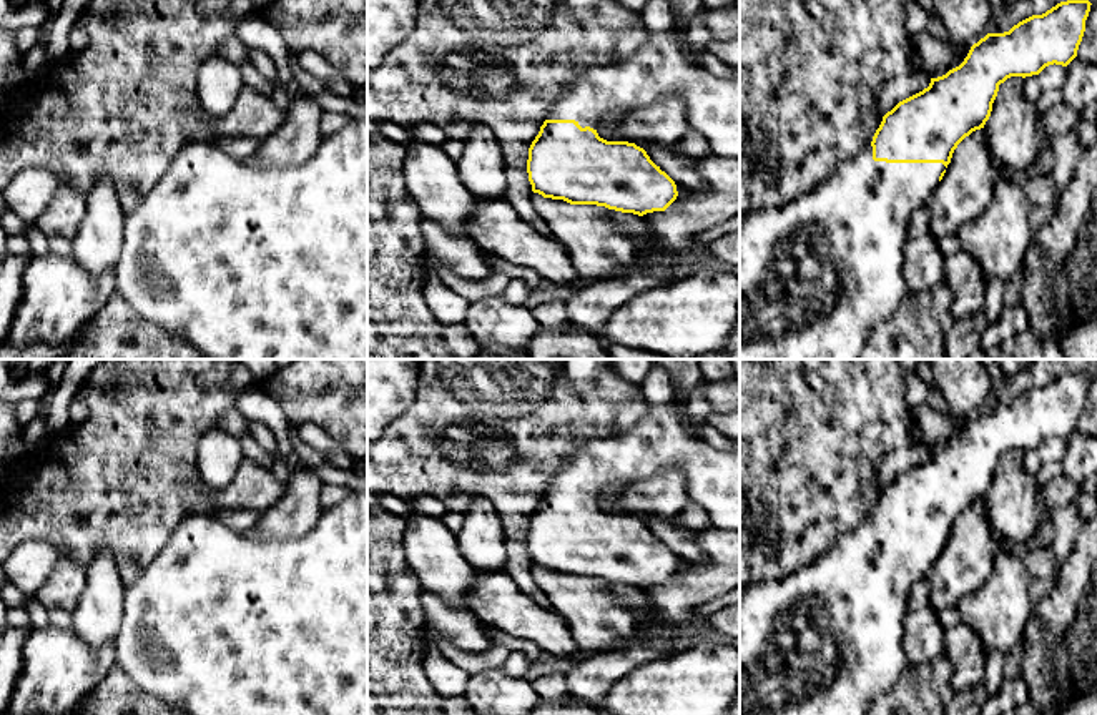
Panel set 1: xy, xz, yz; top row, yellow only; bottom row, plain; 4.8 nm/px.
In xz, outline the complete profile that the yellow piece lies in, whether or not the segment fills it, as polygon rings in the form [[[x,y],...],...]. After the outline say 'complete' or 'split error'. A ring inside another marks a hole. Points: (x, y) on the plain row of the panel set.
[[[575,492],[544,494],[529,520],[527,545],[544,570],[638,589],[665,584],[678,569],[675,554],[643,520],[607,514]]] | complete

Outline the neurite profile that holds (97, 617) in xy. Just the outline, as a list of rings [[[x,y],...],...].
[[[100,547],[86,567],[86,585],[73,610],[73,630],[86,645],[115,642],[123,619],[125,589],[111,550]]]

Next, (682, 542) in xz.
[[[671,519],[647,520],[650,532],[665,544],[675,557],[685,559],[688,564],[706,564],[708,557],[696,542],[696,534],[676,525]]]

